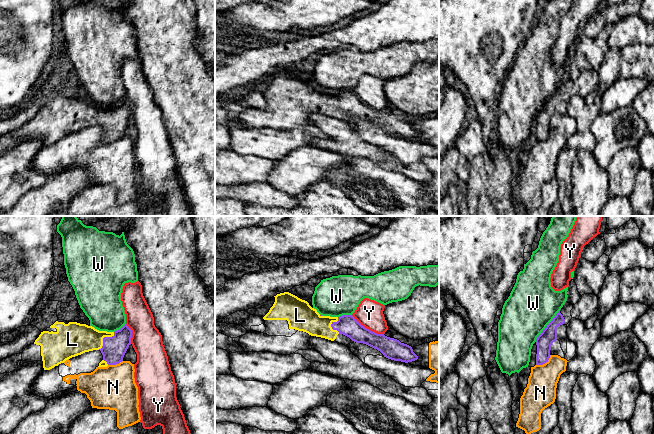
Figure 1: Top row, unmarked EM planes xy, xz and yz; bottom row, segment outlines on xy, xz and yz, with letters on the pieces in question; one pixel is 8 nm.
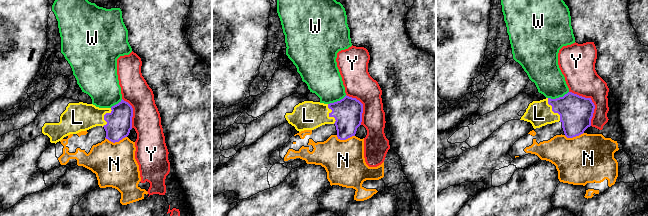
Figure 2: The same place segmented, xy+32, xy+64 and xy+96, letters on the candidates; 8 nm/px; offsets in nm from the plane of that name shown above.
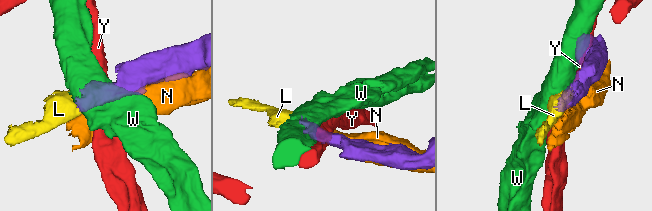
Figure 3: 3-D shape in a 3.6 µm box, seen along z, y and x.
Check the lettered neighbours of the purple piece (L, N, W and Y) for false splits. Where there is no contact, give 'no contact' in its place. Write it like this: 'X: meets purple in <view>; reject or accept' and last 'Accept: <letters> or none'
L: meets purple in xy; accept
N: meets purple in yz; reject
W: meets purple in yz; reject
Y: meets purple in xz; reject
Accept: L

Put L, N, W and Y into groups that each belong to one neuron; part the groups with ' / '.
L / N / W / Y

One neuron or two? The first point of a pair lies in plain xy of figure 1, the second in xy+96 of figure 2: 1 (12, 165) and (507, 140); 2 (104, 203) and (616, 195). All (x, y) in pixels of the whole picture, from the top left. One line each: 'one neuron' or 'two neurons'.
1: one neuron
2: one neuron

